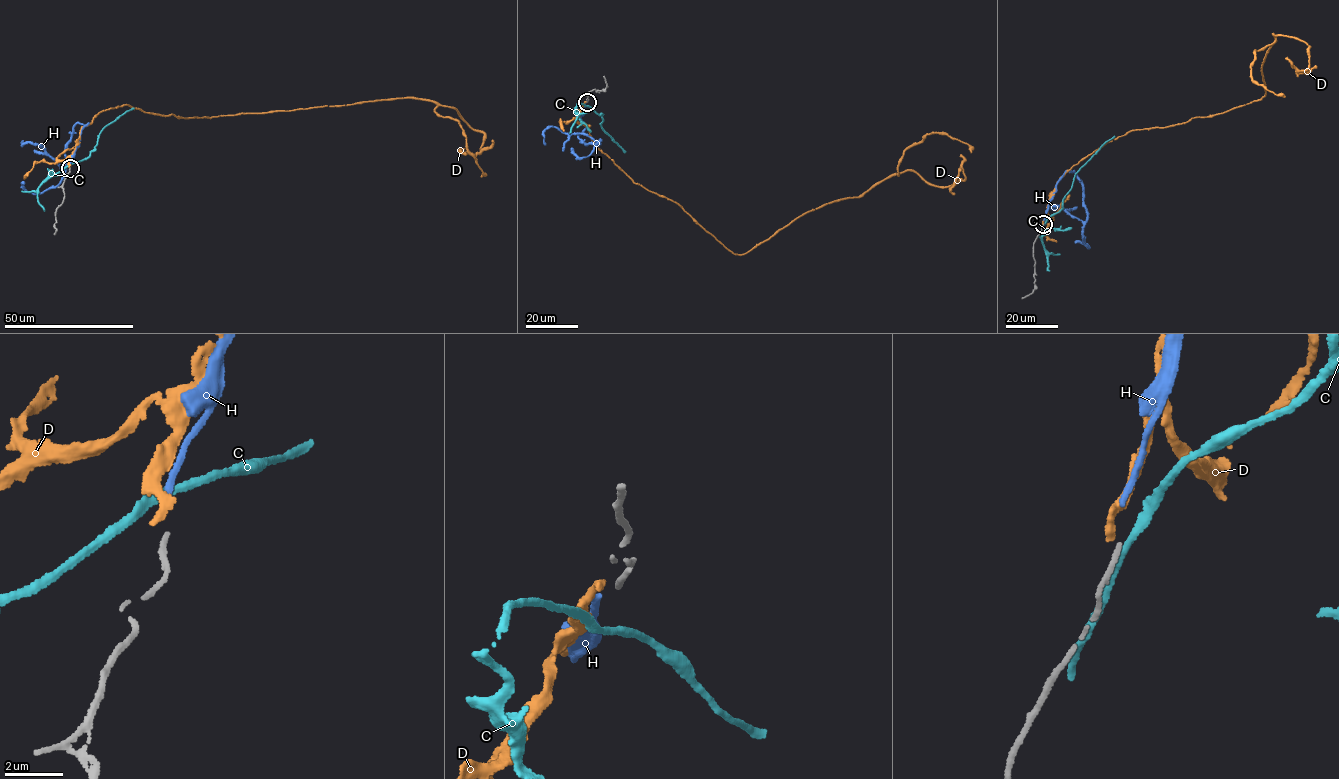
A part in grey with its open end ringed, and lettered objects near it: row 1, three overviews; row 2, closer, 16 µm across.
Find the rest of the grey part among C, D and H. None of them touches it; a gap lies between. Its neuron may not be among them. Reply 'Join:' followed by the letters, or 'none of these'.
Join: none of these

